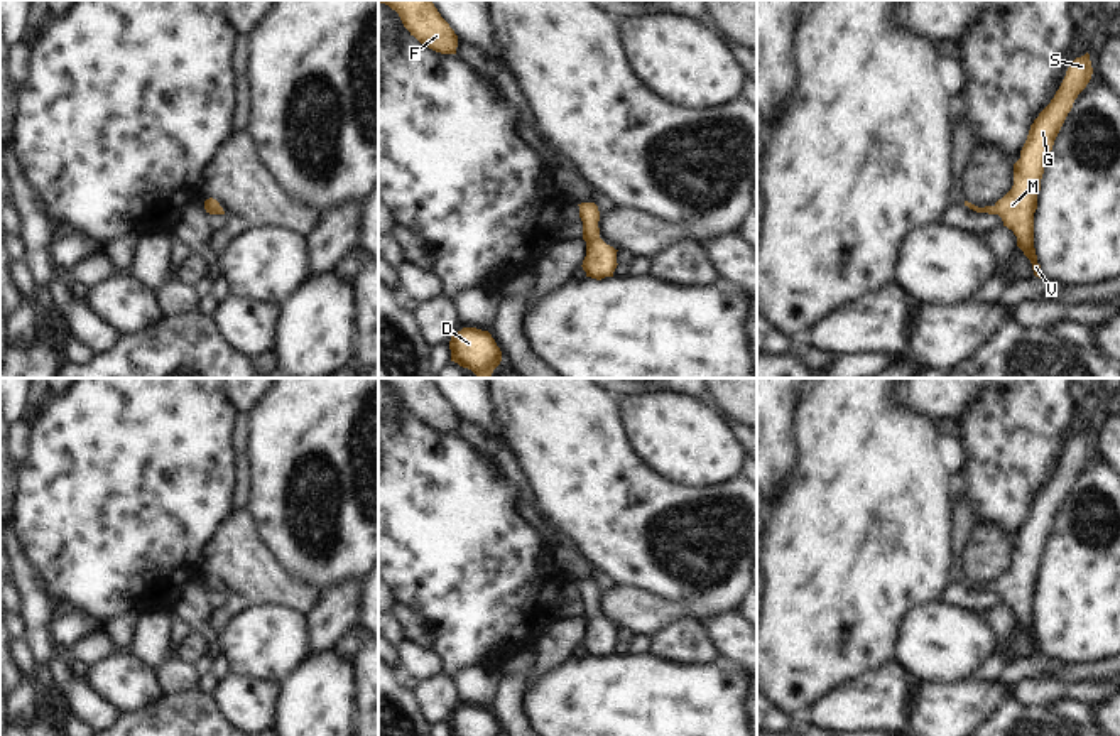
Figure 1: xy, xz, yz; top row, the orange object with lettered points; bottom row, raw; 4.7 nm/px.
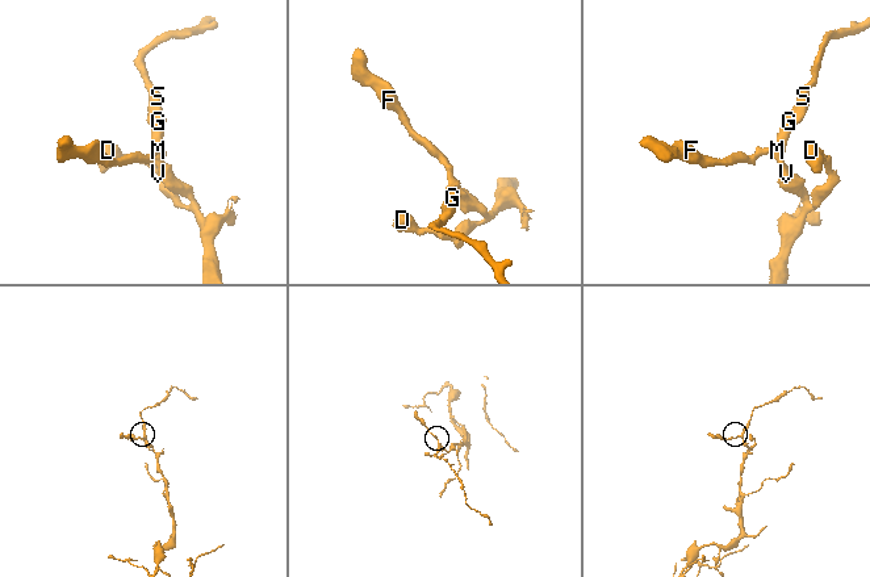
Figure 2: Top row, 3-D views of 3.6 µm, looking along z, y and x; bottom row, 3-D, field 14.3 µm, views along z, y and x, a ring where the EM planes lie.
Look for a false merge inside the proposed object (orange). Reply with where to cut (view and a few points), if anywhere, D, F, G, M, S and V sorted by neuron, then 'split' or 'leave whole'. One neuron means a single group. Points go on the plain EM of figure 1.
no cut; D F G M S V; leave whole

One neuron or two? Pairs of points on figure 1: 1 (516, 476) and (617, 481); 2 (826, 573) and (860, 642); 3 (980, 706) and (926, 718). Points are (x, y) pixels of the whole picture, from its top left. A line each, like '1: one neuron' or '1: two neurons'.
1: two neurons
2: one neuron
3: one neuron

